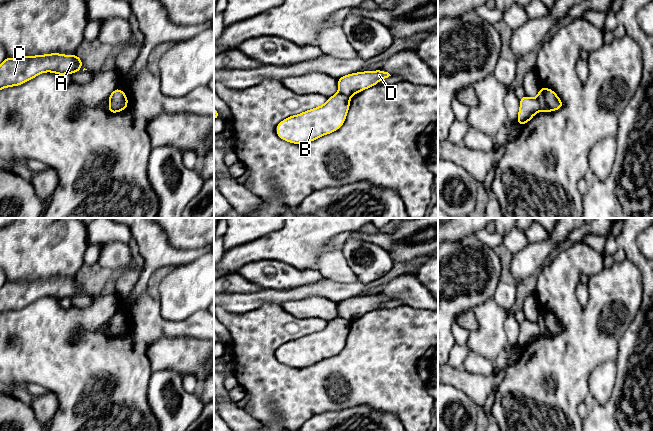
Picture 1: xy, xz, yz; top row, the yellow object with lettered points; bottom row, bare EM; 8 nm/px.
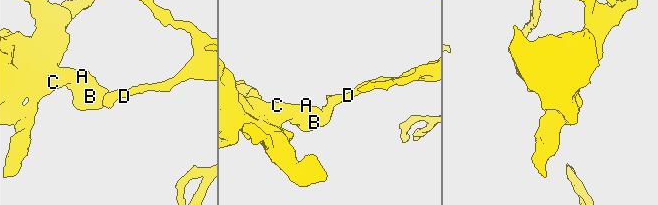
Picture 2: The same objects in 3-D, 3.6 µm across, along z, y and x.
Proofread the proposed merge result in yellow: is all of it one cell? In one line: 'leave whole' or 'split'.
split

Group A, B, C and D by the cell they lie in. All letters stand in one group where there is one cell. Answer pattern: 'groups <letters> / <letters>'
groups A B C / D

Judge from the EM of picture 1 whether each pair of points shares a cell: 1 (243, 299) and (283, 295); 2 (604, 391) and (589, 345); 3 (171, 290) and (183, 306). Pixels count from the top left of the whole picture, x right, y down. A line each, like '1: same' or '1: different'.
1: same
2: different
3: same

